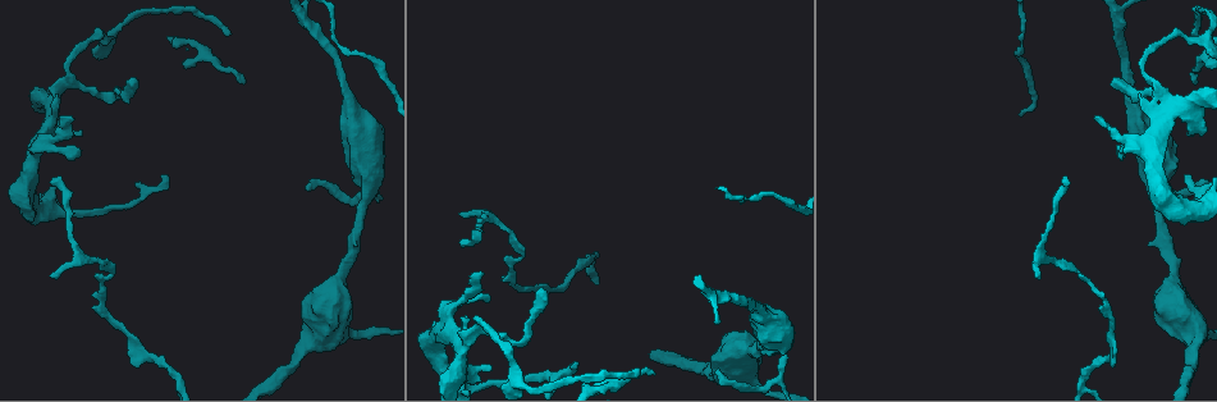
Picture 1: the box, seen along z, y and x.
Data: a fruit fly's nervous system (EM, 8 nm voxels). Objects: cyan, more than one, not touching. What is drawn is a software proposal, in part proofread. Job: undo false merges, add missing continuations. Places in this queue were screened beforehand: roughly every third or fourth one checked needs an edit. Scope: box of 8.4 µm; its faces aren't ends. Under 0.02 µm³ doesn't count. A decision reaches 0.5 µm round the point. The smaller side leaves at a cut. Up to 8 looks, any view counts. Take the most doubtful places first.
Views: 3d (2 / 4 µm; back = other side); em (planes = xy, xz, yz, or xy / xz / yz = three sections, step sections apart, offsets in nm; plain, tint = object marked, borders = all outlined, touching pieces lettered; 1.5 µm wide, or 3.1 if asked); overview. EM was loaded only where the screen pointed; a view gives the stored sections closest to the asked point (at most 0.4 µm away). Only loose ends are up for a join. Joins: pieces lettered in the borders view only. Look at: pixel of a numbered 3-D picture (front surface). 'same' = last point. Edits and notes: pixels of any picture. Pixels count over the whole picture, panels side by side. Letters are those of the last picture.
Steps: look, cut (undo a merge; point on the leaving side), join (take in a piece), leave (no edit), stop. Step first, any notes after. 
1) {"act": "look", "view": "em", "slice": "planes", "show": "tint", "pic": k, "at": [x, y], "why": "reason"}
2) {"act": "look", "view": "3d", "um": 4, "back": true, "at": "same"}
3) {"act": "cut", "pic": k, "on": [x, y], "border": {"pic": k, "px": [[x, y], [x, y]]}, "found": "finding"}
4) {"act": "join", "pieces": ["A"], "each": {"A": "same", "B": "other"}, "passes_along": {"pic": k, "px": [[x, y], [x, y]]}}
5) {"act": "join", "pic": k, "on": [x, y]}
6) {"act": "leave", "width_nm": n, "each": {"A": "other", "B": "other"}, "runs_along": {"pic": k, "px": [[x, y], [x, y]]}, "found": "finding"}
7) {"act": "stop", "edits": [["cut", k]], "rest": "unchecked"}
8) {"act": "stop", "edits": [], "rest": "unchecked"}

{"act": "look", "view": "3d", "um": 4, "pic": 1, "at": [306, 188], "why": "free end"}

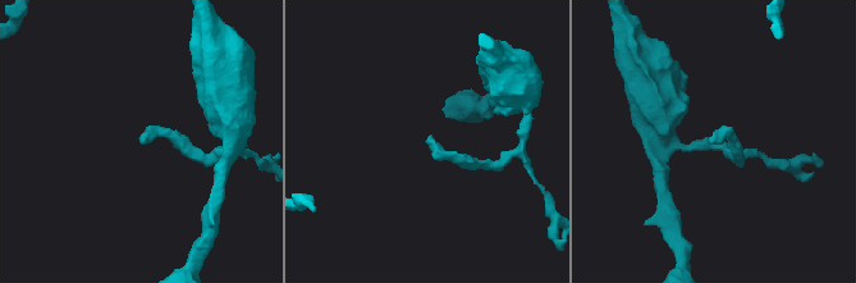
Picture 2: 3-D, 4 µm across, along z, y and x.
{"act": "look", "view": "em", "slice": "xz", "step": 4, "show": "tint", "pic": 2, "at": [430, 136]}

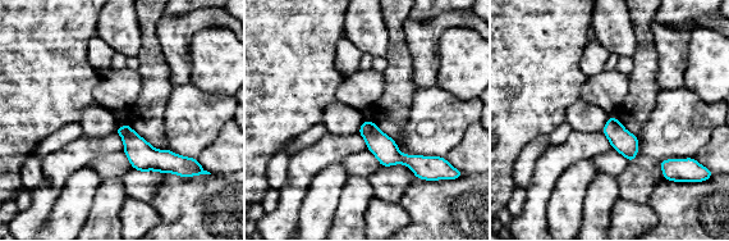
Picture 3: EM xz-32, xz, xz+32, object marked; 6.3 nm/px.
{"act": "look", "view": "em", "slice": "planes", "show": "borders", "at": "same", "why": "cut it another way"}

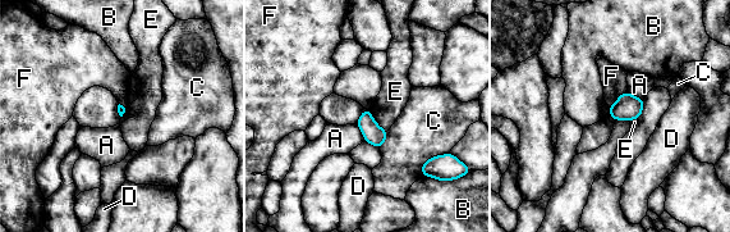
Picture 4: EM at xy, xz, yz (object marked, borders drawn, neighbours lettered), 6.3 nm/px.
{"act": "leave", "each": {"A": "other", "B": "other", "C": "other", "D": "other", "E": "other", "F": "other"}, "border": {"pic": 4, "px": [[368, 109], [372, 118], [386, 131]]}, "found": "no lettered piece goes on from it"}

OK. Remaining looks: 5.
{"act": "look", "view": "3d", "um": 4, "pic": 1, "at": [465, 316], "why": "free end"}

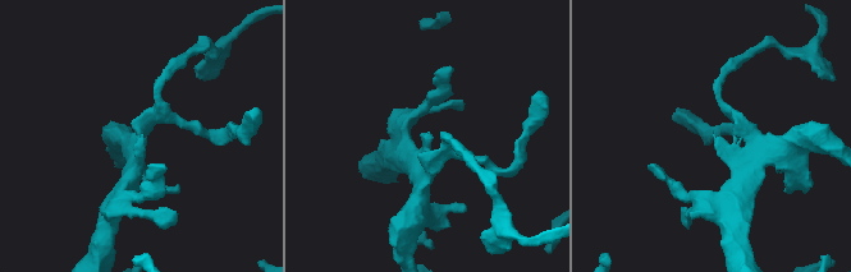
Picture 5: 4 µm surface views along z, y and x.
{"act": "look", "view": "em", "slice": "planes", "show": "plain", "pic": 5, "at": [429, 134]}

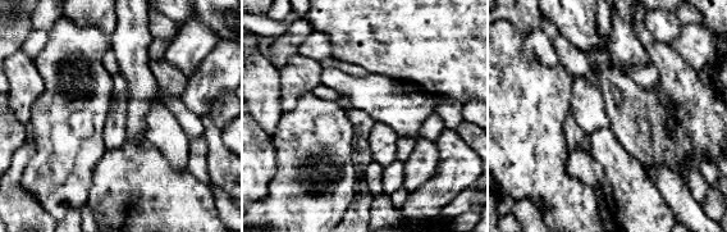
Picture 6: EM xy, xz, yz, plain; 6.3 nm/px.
{"act": "look", "view": "em", "slice": "planes", "show": "borders", "at": "same", "why": "see the neighbours"}

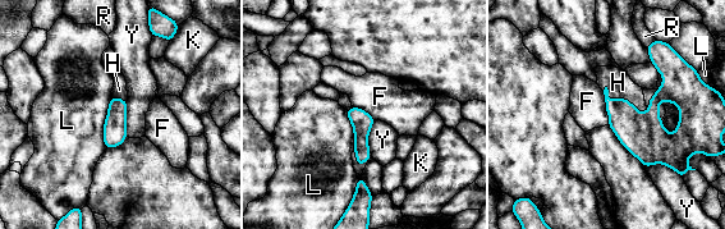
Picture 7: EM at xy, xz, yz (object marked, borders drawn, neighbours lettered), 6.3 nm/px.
{"act": "join", "pieces": ["H"], "each": {"F": "other", "H": "same", "K": "other", "L": "other", "R": "other", "Y": "other"}, "passes_along": {"pic": 7, "px": [[642, 133], [623, 99], [618, 82]]}, "found": "it goes on there"}

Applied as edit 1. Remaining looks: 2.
{"act": "look", "view": "em", "slice": "xz", "step": 4, "show": "borders", "pic": 1, "at": [232, 34], "why": "an open end"}

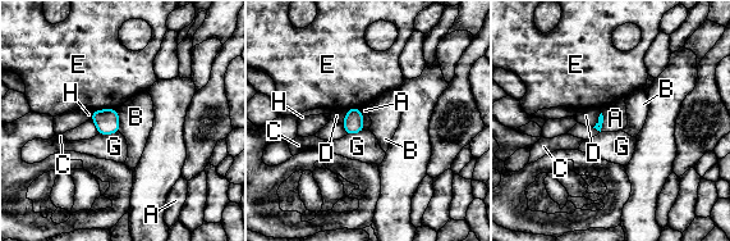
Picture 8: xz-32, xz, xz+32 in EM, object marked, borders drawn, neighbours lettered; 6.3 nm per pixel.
{"act": "leave", "longest_contact_nm": ["E", 150], "each": {"A": "other", "B": "other", "C": "other", "D": "other", "E": "other", "G": "other", "H": "other"}, "found": "none of them fits"}

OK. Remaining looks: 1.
{"act": "stop", "edits": [["join", 7]], "rest": "unchecked"}

